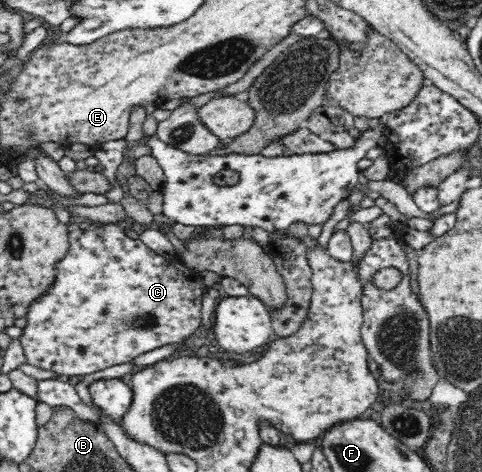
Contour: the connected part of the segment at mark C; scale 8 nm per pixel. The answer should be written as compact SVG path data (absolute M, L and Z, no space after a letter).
M103 223L103 226L96 228L96 230L85 232L76 230L76 232L69 233L69 249L64 258L55 264L54 282L43 295L31 302L29 311L26 313L27 324L19 338L26 355L26 364L52 370L52 372L59 375L64 374L66 377L92 374L92 372L98 372L98 370L104 370L104 368L110 368L110 366L116 366L116 364L130 362L138 355L147 353L149 350L156 350L160 346L166 346L166 344L172 344L172 342L182 342L182 340L189 341L192 334L200 328L200 325L202 325L202 298L207 290L201 281L200 273L188 268L179 260L177 254L161 255L150 250L139 238L128 237L125 229L126 226L121 223Z

